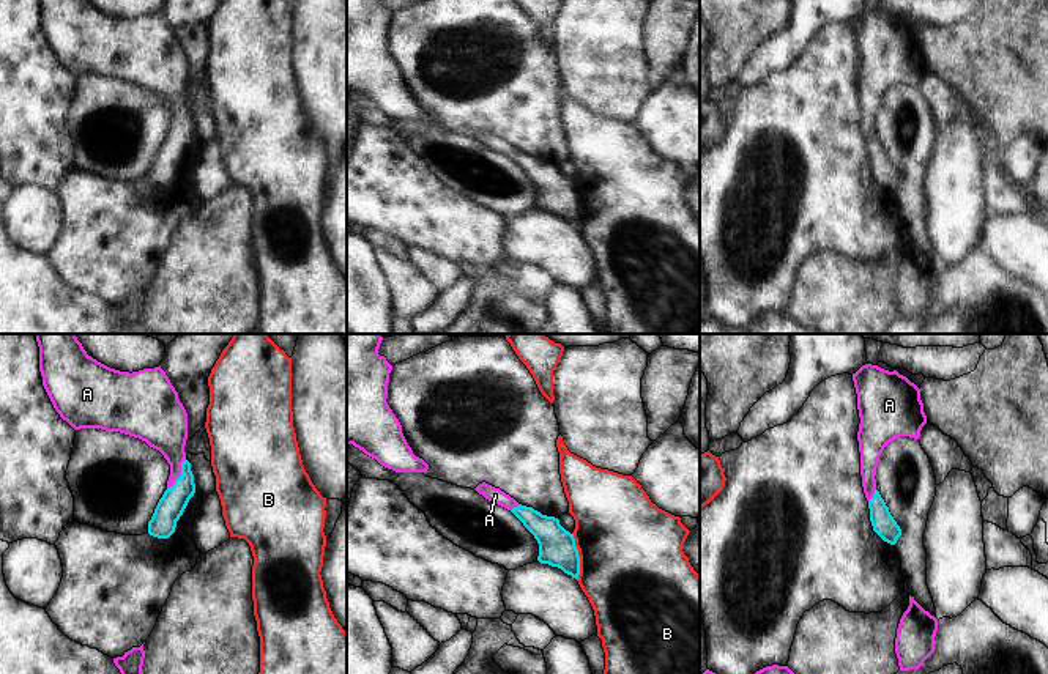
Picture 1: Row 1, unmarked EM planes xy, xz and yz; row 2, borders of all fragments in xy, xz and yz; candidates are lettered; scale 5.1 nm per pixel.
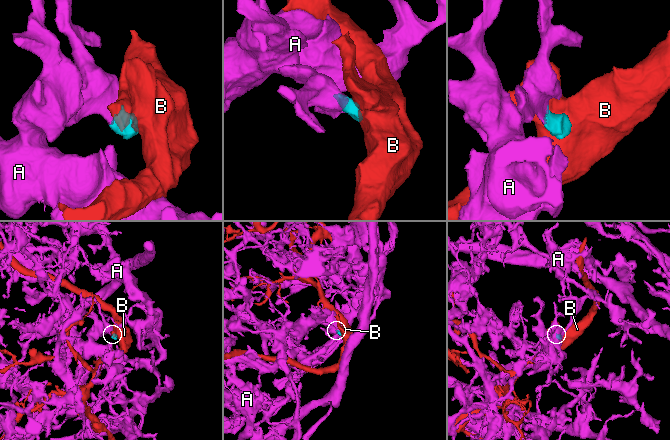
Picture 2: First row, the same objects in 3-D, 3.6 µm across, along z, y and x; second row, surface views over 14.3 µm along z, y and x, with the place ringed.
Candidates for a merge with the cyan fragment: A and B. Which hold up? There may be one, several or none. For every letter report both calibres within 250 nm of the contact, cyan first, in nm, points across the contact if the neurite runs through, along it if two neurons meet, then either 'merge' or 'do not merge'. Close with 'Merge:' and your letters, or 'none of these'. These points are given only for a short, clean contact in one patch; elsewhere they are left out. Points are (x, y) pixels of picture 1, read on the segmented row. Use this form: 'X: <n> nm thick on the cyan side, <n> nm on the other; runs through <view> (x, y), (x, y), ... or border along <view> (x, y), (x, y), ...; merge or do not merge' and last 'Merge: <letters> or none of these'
A: 140 nm thick on the cyan side, 220 nm on the other; runs through xy (174, 501), (180, 490), (182, 474), (164, 429); merge
B: 190 nm thick on the cyan side, 500 nm on the other; border along xz (572, 533), (579, 556), (577, 580); do not merge
Merge: A

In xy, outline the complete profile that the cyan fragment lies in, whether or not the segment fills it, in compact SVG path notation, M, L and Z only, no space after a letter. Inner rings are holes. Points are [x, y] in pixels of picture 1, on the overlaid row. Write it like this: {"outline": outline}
{"outline": "M35 334L39 346L43 386L63 420L74 430L101 428L120 431L145 441L159 450L170 465L167 490L159 499L148 534L169 539L189 499L195 493L191 463L186 460L188 413L165 372L159 367L139 372L110 368L87 354L76 334Z"}

